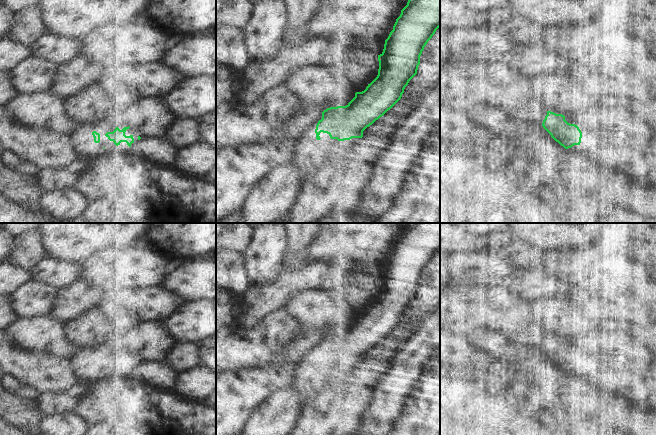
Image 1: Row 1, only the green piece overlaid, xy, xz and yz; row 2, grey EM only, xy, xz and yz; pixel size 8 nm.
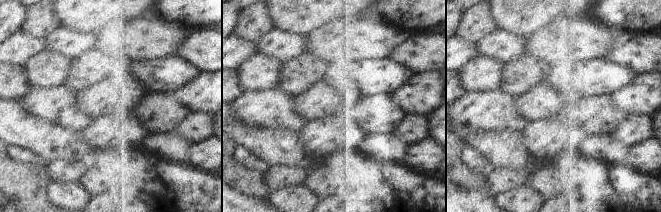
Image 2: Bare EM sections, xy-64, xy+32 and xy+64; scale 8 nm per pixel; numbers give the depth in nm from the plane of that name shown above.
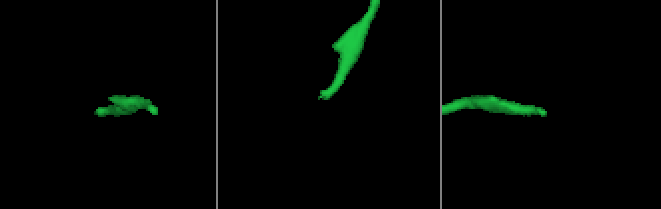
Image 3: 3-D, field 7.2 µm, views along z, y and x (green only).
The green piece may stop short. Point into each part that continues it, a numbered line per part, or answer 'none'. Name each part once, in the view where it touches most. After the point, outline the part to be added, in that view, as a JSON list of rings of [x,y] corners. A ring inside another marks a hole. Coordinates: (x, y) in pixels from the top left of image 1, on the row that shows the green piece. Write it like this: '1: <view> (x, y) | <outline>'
1: xy (82, 139) | [[[107,118],[93,122],[91,124],[83,124],[70,135],[70,141],[80,159],[81,165],[89,159],[96,159],[106,154],[124,154],[132,151],[134,144],[138,141],[138,134],[129,128],[125,135],[132,135],[134,142],[129,147],[126,142],[121,142],[118,146],[105,136],[107,132],[113,132],[116,127],[122,130],[129,125],[124,122],[111,122]],[[96,131],[100,134],[100,142],[95,143],[92,132]]]

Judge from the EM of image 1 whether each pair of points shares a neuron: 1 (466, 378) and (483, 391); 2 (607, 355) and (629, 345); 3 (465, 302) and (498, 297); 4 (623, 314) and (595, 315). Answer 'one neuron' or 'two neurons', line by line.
1: one neuron
2: one neuron
3: one neuron
4: one neuron

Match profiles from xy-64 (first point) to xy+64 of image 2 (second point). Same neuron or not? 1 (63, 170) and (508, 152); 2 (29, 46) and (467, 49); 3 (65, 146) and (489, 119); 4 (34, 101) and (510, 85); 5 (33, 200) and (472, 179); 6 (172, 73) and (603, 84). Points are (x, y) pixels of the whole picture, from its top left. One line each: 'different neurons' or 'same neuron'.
1: different neurons
2: same neuron
3: different neurons
4: different neurons
5: same neuron
6: same neuron

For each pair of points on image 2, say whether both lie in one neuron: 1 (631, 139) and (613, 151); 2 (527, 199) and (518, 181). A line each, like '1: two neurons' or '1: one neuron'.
1: two neurons
2: two neurons

